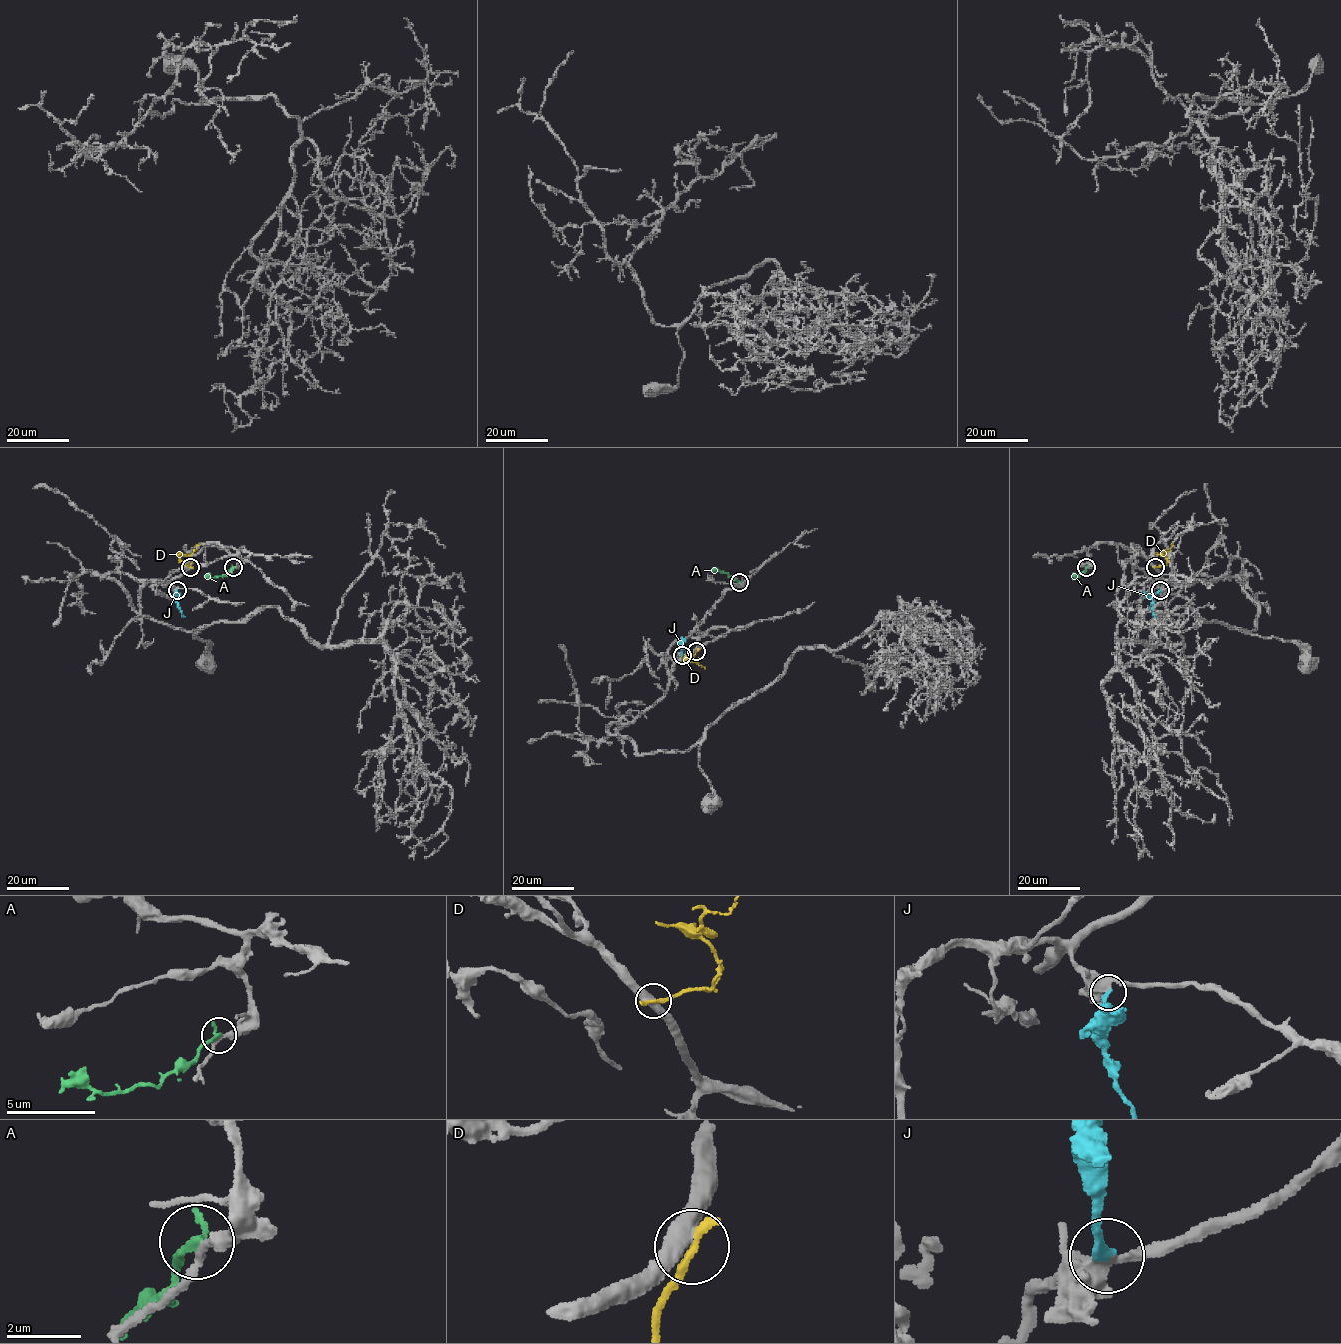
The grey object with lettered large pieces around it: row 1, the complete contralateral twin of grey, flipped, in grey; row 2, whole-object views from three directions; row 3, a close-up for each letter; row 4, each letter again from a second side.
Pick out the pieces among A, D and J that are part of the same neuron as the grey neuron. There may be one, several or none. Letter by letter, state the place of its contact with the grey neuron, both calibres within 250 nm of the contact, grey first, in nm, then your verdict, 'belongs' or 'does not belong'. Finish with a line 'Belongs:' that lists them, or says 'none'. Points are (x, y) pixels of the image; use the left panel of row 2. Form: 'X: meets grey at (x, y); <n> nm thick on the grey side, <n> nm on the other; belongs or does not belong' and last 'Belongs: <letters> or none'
A: meets grey at (233, 567); 240 nm thick on the grey side, 240 nm on the other; does not belong
D: meets grey at (190, 567); 480 nm thick on the grey side, 280 nm on the other; does not belong
J: meets grey at (177, 590); 400 nm thick on the grey side, 240 nm on the other; belongs
Belongs: J

